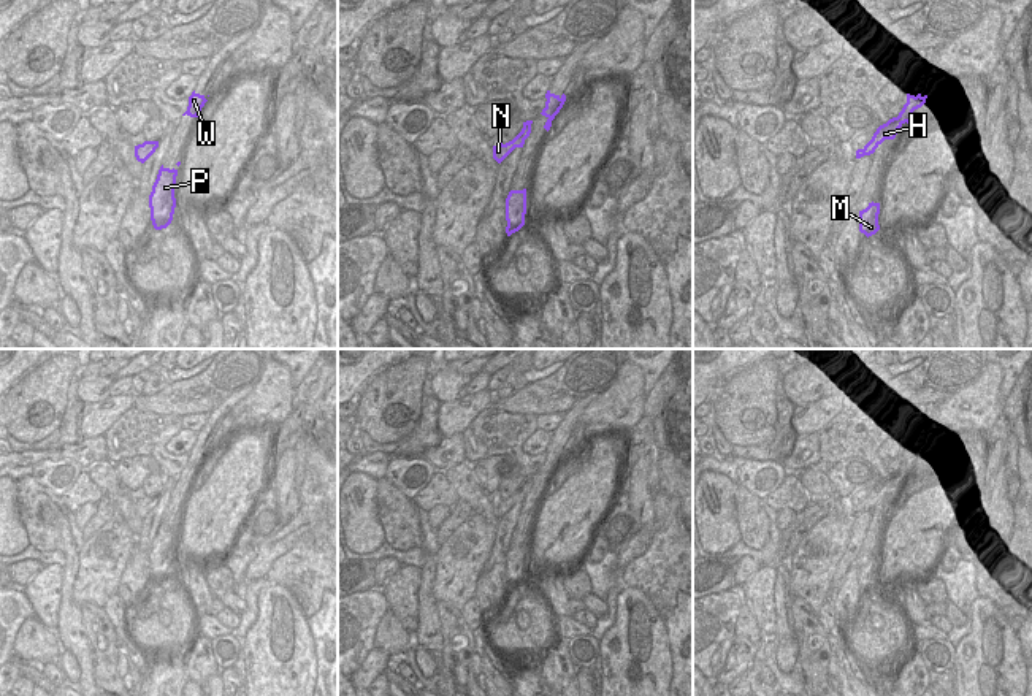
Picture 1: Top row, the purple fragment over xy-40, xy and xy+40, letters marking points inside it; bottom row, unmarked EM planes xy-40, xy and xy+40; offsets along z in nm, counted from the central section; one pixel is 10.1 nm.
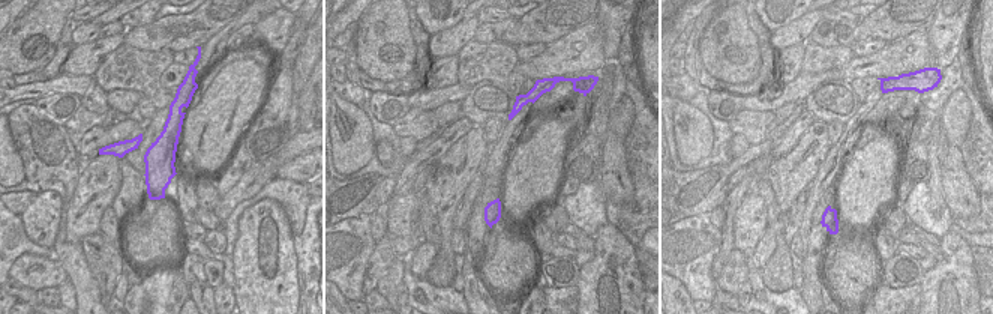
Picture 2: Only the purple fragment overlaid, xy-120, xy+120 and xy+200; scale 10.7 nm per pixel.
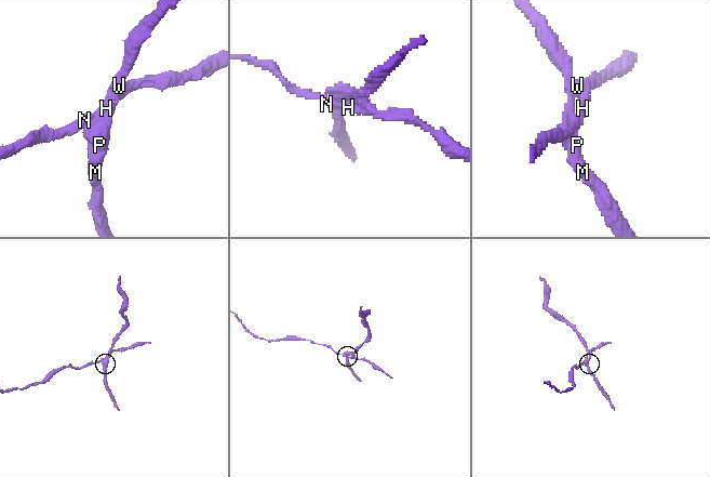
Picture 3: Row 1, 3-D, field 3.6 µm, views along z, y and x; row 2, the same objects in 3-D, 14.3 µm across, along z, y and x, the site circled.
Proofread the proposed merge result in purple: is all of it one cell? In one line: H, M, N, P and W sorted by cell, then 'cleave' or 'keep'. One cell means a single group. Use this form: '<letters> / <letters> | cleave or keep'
H N / M P W | cleave

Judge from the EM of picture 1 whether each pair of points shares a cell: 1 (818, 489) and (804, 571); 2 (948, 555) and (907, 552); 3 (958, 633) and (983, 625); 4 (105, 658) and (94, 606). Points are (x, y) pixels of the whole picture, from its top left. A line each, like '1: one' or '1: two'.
1: two
2: two
3: two
4: two

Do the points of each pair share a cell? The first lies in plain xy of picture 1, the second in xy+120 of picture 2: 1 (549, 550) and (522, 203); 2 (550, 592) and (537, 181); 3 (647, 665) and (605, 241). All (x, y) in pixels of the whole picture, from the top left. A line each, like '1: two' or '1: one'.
1: one
2: two
3: one

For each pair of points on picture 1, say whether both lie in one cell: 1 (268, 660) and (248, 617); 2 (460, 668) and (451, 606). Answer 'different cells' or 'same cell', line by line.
1: different cells
2: different cells

